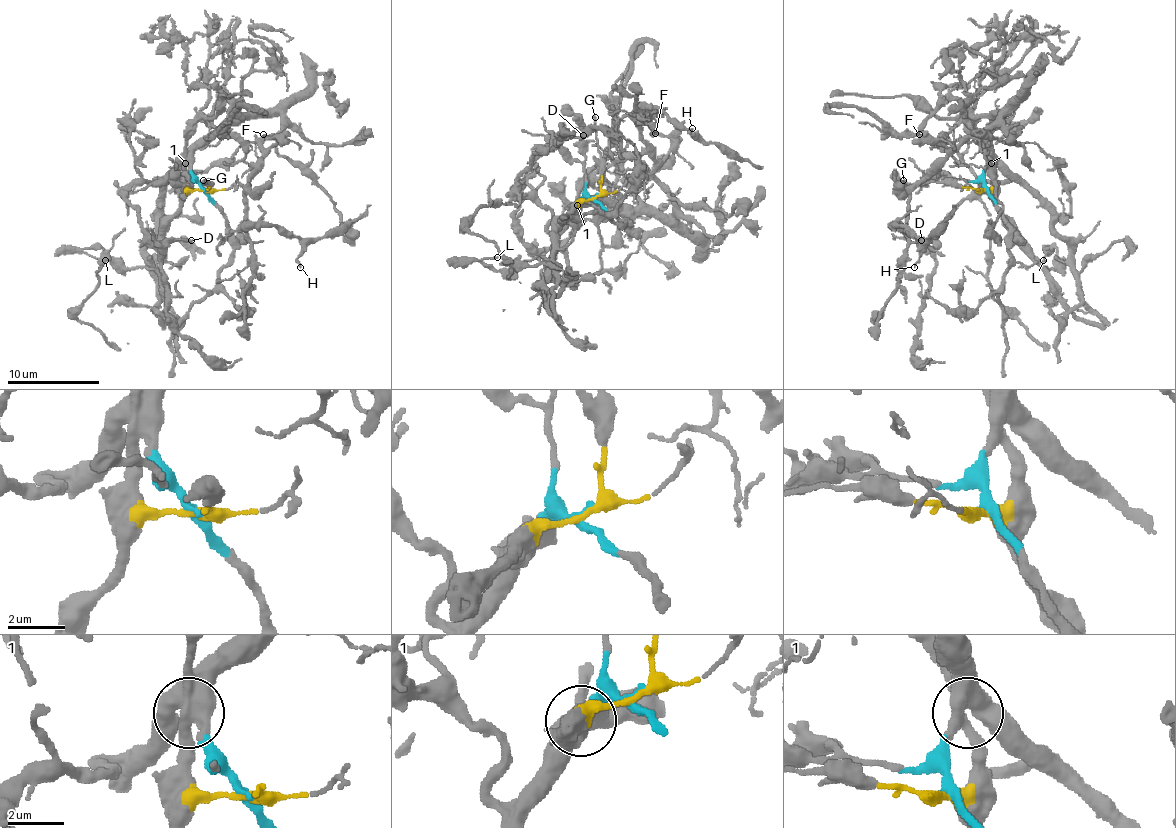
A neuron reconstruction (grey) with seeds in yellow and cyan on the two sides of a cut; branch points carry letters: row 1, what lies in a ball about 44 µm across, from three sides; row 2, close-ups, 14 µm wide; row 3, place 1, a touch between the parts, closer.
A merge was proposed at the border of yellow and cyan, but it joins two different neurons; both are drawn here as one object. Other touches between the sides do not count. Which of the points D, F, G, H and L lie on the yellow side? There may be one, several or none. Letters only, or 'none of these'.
G, L

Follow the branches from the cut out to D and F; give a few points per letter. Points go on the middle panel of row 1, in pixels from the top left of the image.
D: (595, 197), (585, 197), (551, 231), (551, 211), (530, 199), (516, 181), (535, 153), (565, 137), (583, 135)
F: (595, 197), (583, 199), (615, 201), (622, 208), (671, 215), (673, 197), (655, 176), (671, 139), (655, 132)

